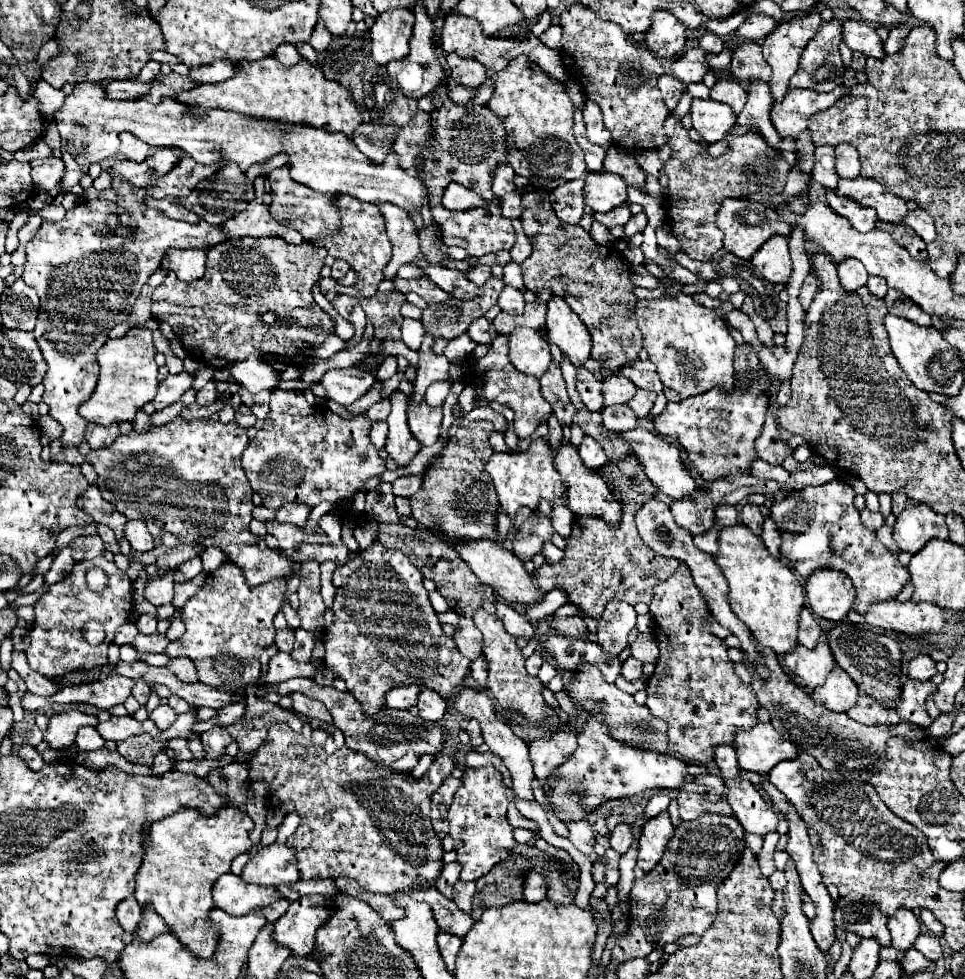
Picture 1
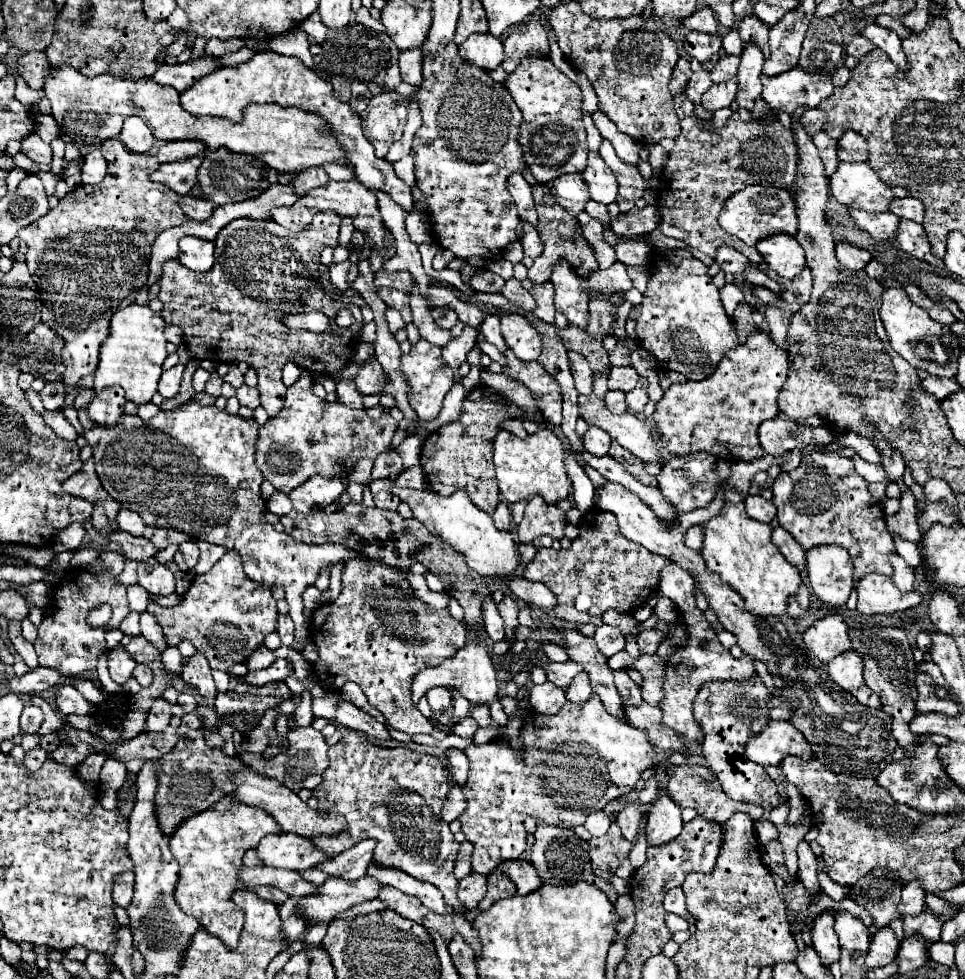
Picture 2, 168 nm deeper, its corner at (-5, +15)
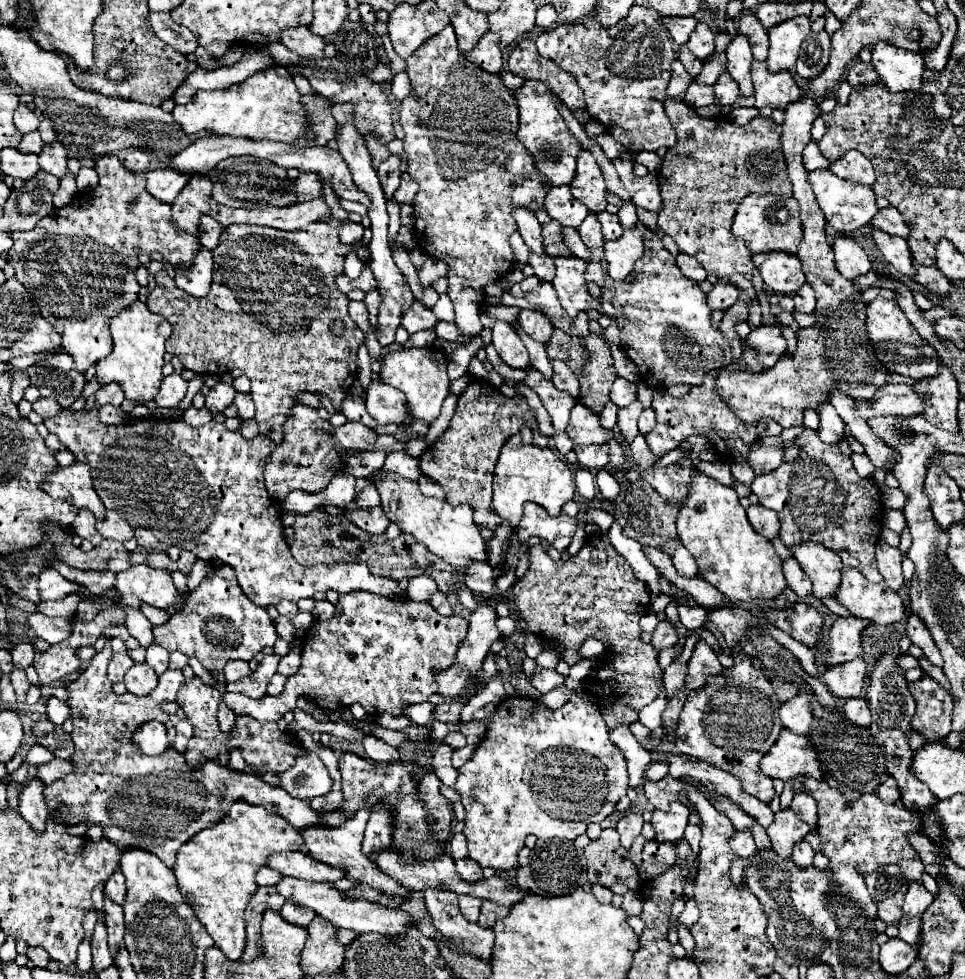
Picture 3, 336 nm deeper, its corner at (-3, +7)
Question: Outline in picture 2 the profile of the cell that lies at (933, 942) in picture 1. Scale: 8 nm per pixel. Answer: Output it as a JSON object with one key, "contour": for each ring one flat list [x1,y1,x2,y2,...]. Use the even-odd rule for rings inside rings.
{"contour":[[923,912,921,916,905,916,903,918,905,926,905,936,921,936,925,938,925,942,933,944,941,940,941,922,931,914,931,912]]}

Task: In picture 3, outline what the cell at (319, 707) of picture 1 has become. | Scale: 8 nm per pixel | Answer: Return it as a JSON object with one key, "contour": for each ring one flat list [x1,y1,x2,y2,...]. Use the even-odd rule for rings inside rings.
{"contour":[[365,736,363,746,367,752,367,758,373,762,397,762,399,760,399,752,395,746,389,746,387,742,377,740,373,736]]}

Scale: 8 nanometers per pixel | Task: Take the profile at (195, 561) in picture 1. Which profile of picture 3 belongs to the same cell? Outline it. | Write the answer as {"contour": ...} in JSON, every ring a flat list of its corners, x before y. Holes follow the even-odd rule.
{"contour":[[183,550,183,552,181,552,181,556,179,556,179,560,177,560,179,572,181,572,181,574,189,574,189,570,193,568,193,564,195,564,195,562,197,562,197,556,195,556,193,552]]}

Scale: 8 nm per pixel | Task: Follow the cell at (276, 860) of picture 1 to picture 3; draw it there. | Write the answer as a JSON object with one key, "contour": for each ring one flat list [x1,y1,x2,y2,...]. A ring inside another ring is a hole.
{"contour":[[303,852,273,854,269,860,269,868,281,872,283,876,293,876,293,878,313,880,313,882,337,882,345,876,345,870,327,866]]}

